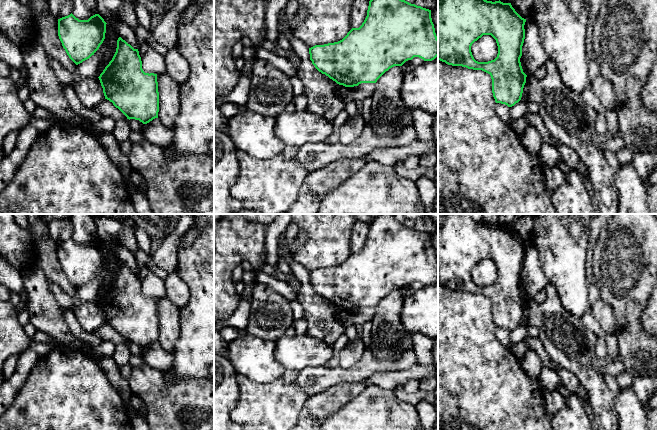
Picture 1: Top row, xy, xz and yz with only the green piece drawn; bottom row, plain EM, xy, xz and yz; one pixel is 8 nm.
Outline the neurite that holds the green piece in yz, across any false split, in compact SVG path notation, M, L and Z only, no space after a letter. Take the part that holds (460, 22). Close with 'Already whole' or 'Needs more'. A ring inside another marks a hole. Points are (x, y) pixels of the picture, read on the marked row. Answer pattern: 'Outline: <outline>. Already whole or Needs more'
Outline: M438 0L438 60L488 73L495 102L512 107L521 100L527 77L520 62L525 22L526 19L515 11L511 3L500 0ZM483 35L491 35L498 46L497 57L488 62L476 61L471 52L472 44Z. Already whole

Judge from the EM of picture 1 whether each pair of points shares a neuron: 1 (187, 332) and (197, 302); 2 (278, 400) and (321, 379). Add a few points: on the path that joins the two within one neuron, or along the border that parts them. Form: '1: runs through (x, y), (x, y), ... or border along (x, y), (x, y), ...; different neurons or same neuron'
1: runs through (194, 325), (197, 322), (197, 309); same neuron
2: border along (295, 381), (309, 395); different neurons

